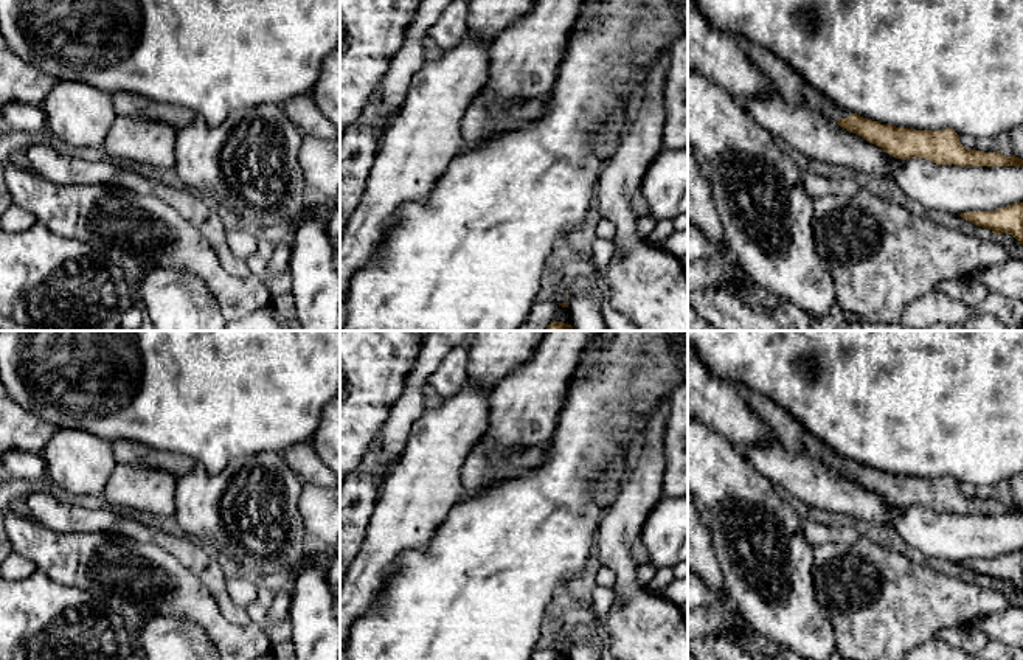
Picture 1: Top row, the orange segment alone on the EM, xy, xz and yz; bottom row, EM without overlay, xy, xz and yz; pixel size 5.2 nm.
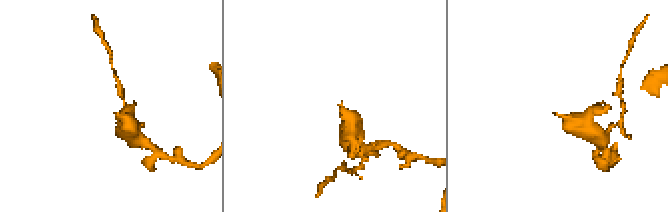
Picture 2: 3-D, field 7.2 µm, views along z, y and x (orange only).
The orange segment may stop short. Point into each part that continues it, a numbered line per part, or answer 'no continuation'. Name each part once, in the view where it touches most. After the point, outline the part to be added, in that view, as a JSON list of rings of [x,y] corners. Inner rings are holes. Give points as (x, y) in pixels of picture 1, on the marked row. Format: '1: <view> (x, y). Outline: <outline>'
1: yz (792, 86). Outline: [[[736,34],[734,40],[776,90],[790,102],[817,110],[834,123],[852,115],[852,112],[840,107],[824,93],[812,87],[785,61],[773,54],[770,50],[751,42],[742,34]]]

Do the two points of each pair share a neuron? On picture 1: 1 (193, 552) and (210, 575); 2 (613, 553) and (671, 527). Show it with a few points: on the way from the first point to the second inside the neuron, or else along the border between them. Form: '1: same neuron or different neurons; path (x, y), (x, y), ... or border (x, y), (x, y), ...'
1: same neuron; path (197, 558), (204, 570)
2: different neurons; border (655, 507), (645, 522), (638, 539)

